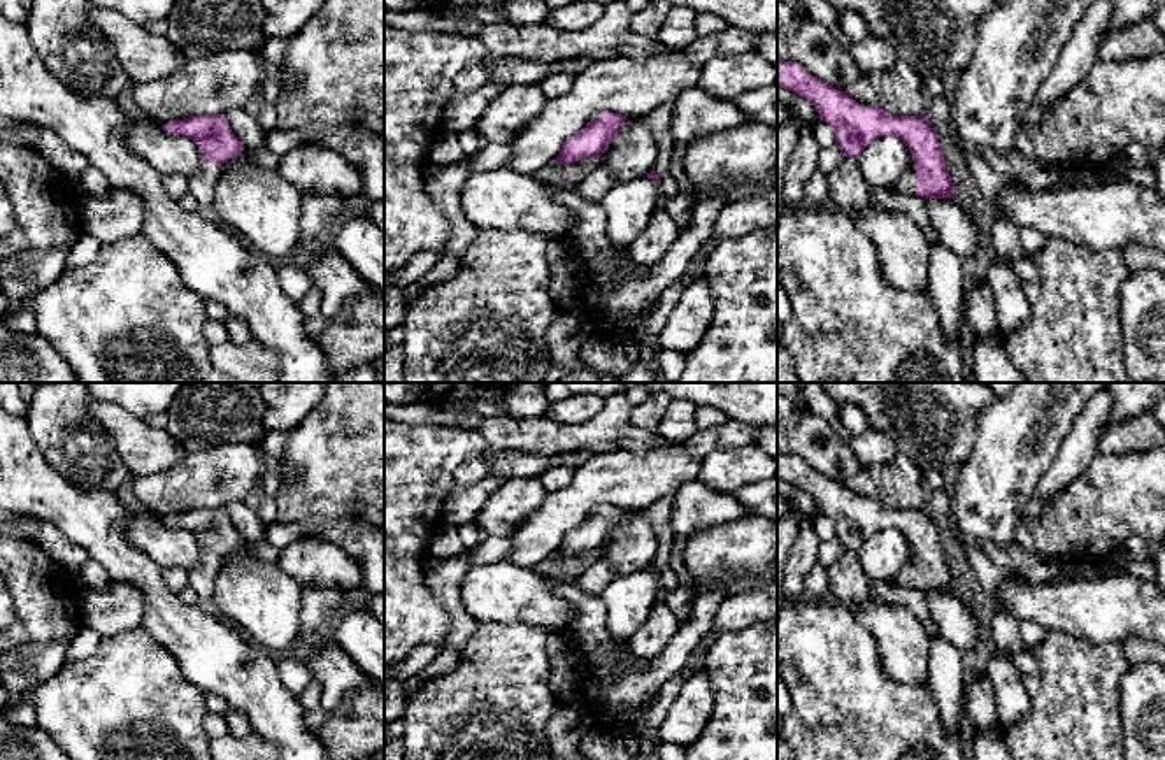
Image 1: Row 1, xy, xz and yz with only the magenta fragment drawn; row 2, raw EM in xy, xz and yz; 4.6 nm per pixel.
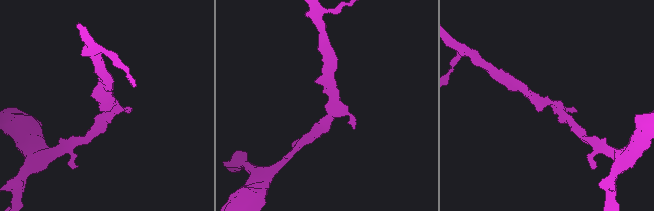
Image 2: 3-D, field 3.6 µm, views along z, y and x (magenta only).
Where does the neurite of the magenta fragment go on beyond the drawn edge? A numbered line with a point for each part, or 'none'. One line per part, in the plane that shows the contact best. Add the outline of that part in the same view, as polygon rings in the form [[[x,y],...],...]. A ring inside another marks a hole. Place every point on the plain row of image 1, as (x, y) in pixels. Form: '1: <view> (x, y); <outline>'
1: yz (906, 578); [[[912,558],[891,579],[891,584],[905,590],[916,590],[916,560]]]

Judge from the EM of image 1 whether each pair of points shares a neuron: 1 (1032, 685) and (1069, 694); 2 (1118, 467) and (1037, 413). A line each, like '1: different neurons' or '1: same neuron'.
1: different neurons
2: different neurons

